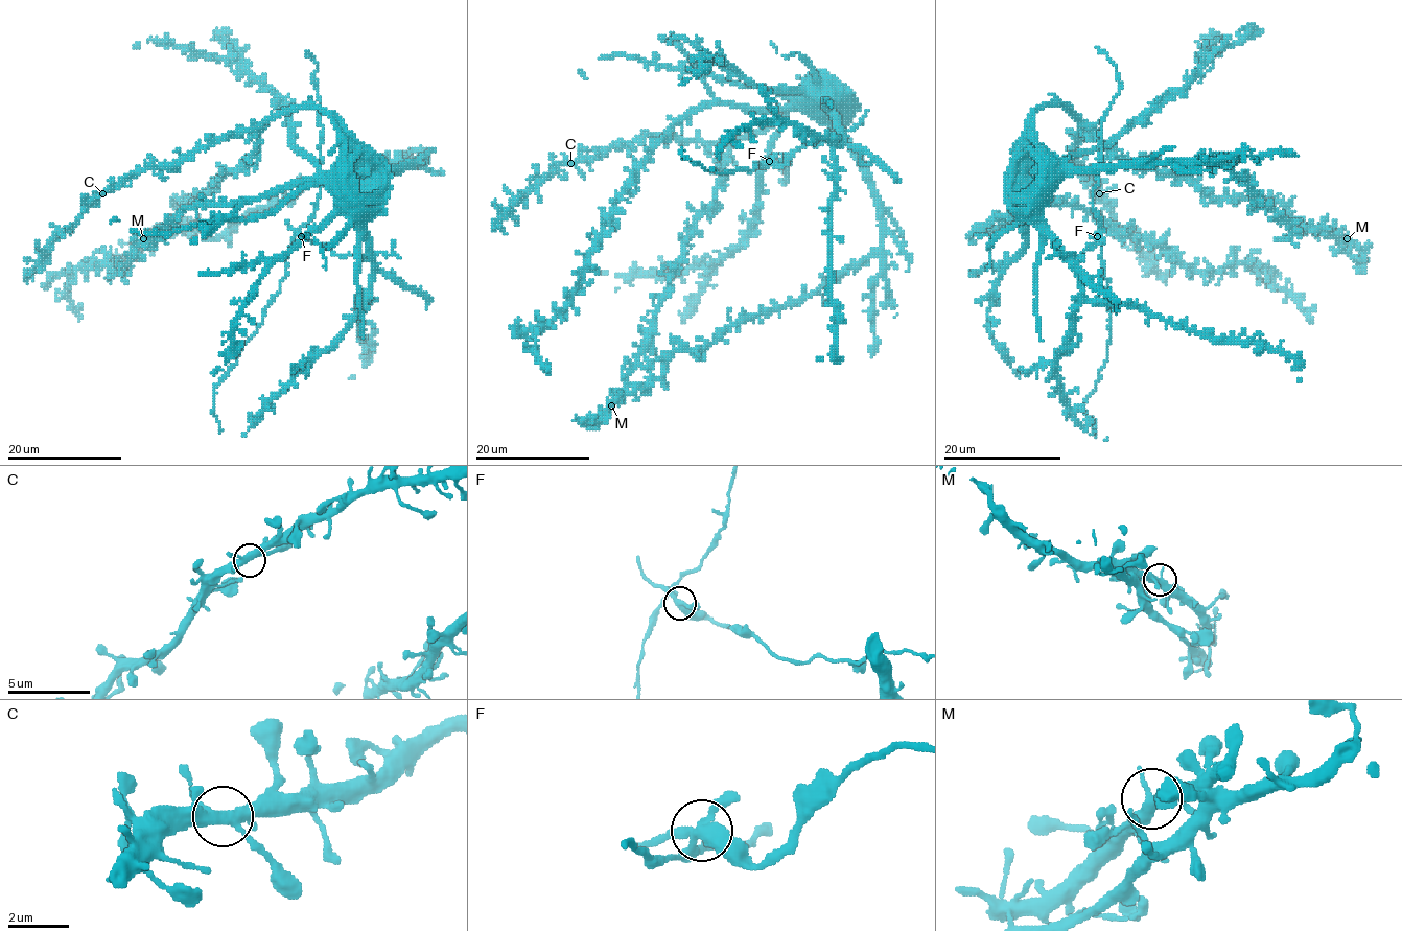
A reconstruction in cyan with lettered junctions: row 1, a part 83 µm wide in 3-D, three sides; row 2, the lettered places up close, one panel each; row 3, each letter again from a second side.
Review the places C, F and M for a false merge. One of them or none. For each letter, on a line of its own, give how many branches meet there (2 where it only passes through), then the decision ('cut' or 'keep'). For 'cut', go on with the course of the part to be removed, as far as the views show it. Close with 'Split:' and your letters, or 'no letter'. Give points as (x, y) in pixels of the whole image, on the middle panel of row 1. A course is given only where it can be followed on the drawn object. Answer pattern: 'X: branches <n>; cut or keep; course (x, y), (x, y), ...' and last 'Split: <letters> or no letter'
C: branches 4; keep
F: branches 4; cut; course (769, 161), (780, 167), (807, 145), (840, 138), (859, 123), (868, 110)
M: branches 4; keep
Split: F

